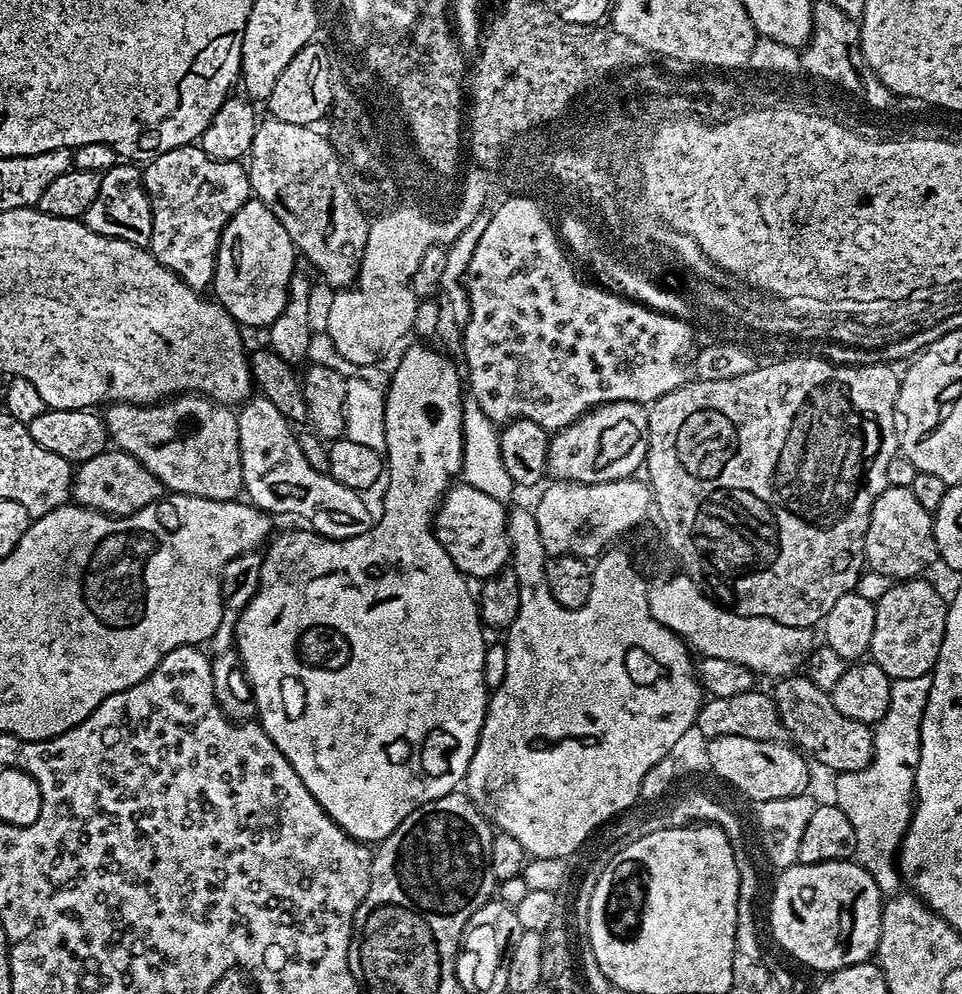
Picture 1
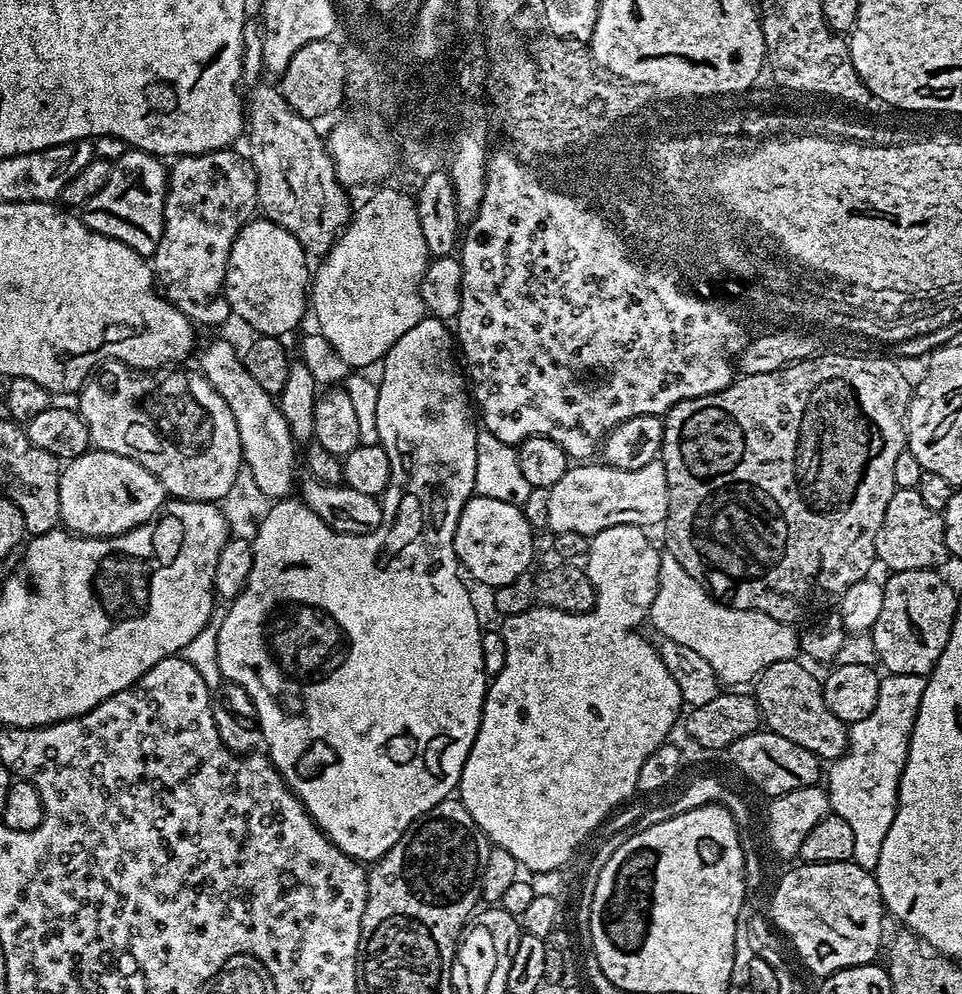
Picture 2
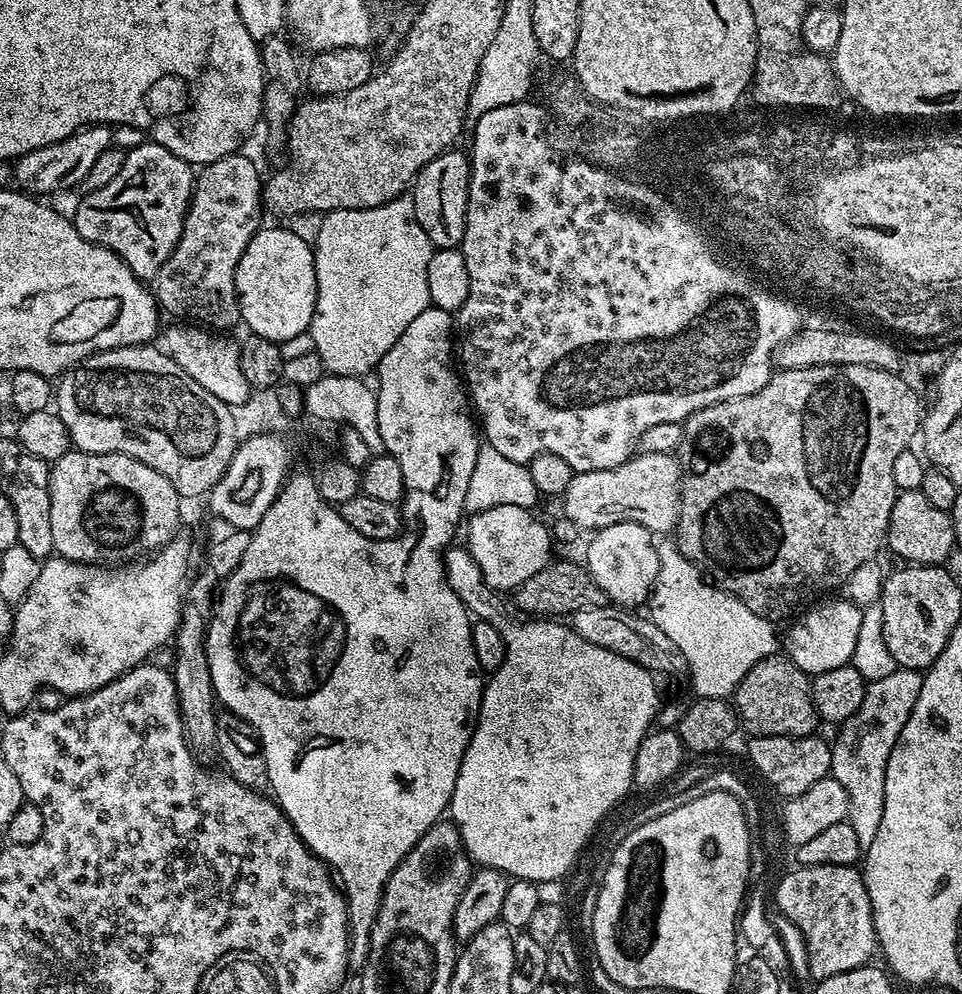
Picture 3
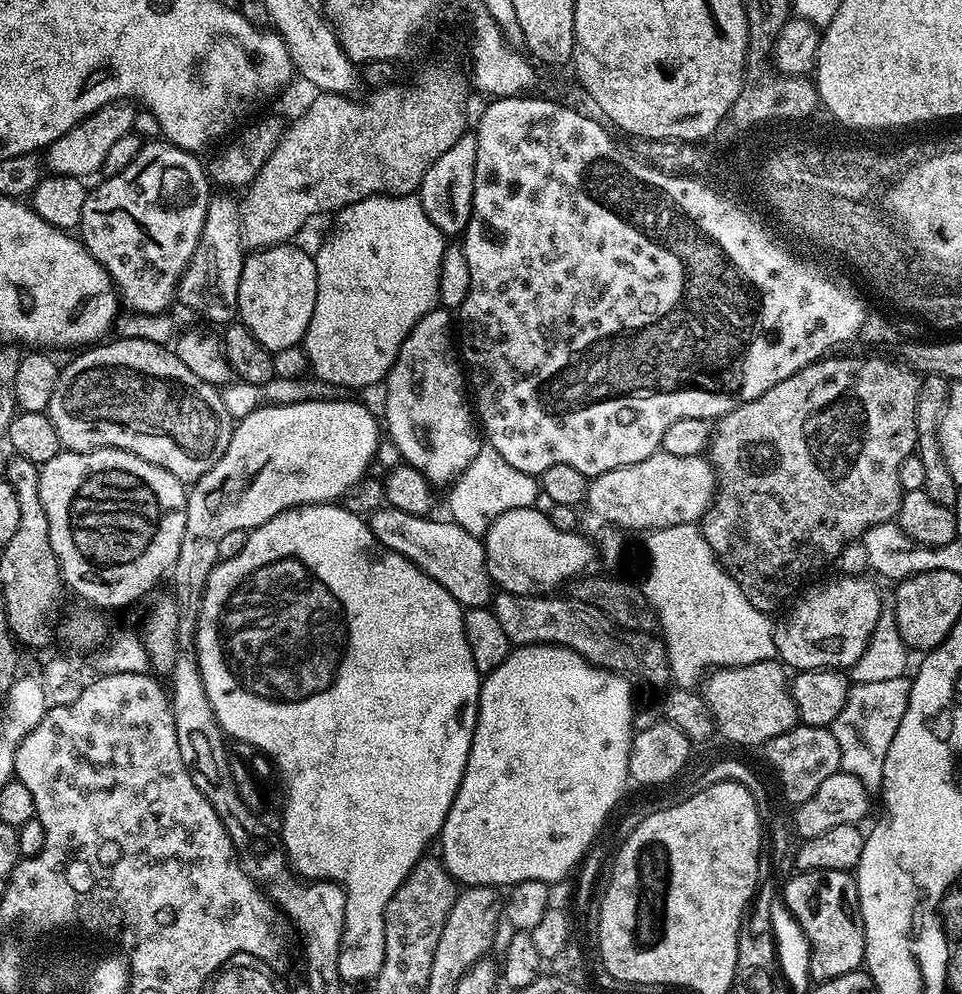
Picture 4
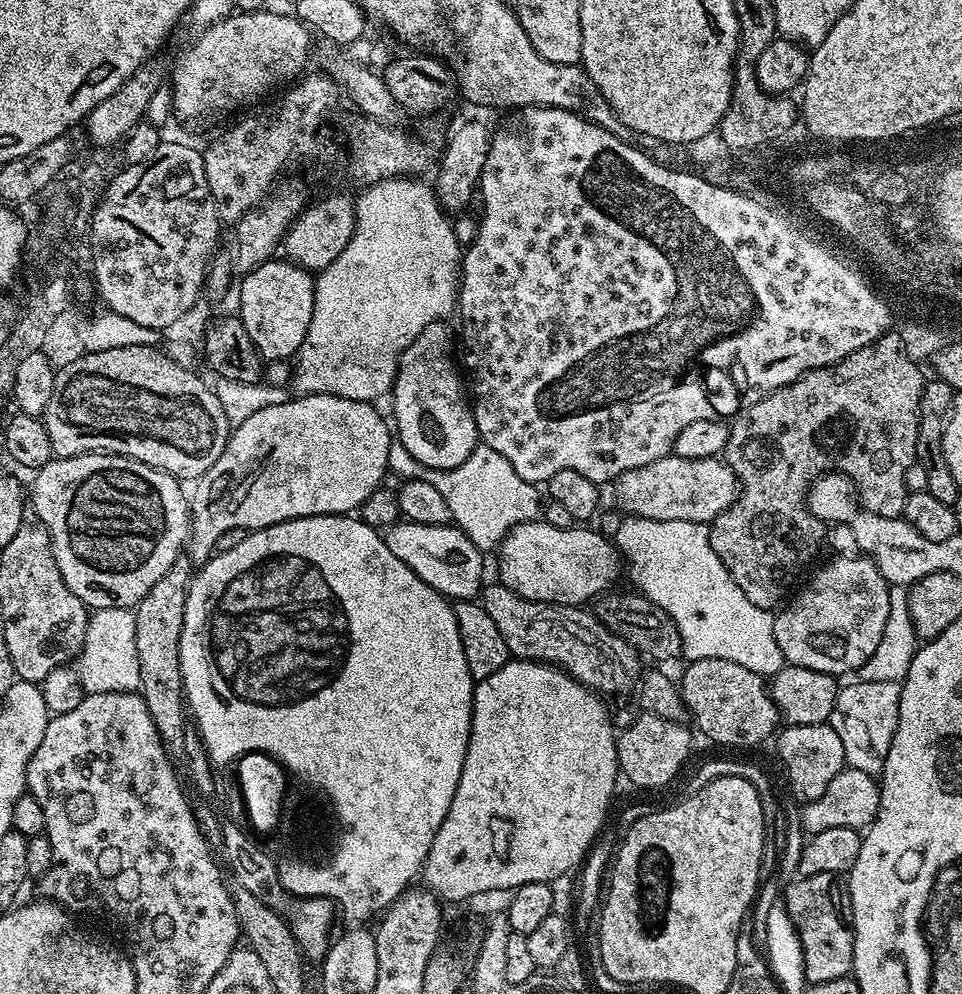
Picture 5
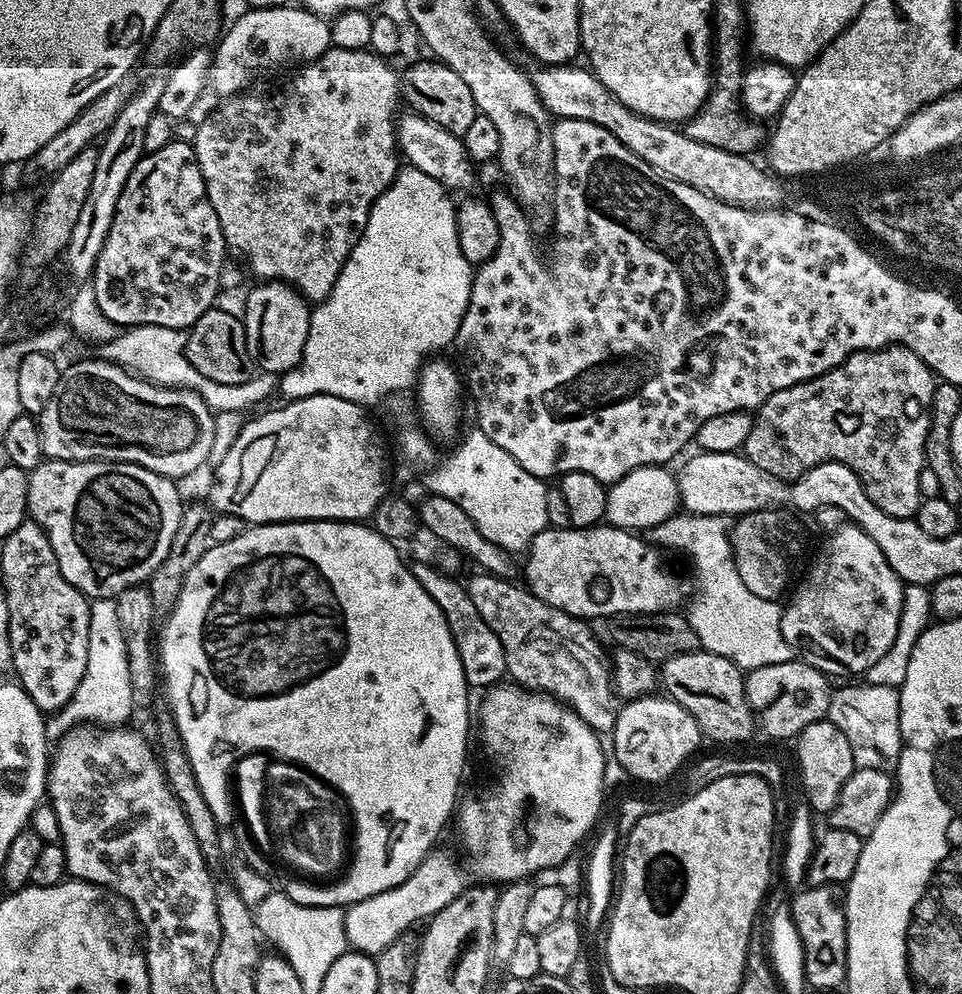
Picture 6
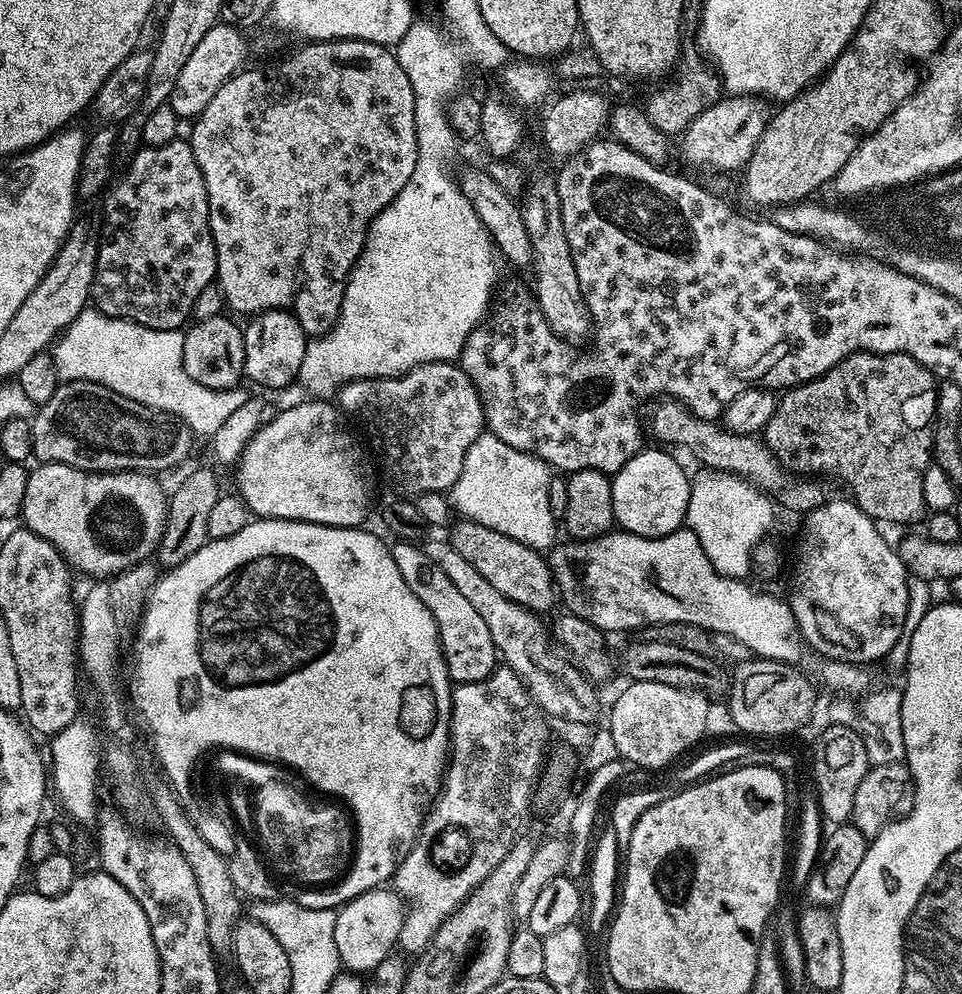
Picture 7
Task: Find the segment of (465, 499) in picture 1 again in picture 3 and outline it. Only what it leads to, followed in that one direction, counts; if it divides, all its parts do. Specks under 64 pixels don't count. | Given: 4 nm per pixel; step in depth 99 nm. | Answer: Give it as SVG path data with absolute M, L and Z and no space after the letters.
M494 506L469 519L472 521L468 524L467 550L474 562L478 562L482 578L501 594L520 588L522 582L534 578L534 574L548 567L553 559L554 545L549 525L532 515L536 514L522 506Z

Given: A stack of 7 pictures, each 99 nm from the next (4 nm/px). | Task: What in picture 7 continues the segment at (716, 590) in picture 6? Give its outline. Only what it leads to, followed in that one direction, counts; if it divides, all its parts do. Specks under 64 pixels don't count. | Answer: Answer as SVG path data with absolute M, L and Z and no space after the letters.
M700 470L697 476L691 477L686 526L698 534L698 542L702 542L706 558L710 558L718 574L744 578L752 566L753 548L772 528L772 508L773 501L761 489L739 476Z

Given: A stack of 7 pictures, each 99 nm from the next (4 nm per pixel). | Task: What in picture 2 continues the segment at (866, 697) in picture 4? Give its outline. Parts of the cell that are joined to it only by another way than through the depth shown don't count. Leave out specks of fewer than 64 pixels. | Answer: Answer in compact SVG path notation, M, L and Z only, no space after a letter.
M918 674L885 675L878 686L878 702L874 710L870 710L862 722L854 722L849 727L848 749L831 761L829 768L832 769L826 772L828 807L849 824L854 834L851 861L869 870L878 866L878 854L882 854L886 830L890 830L890 822L894 822L902 770L908 761L914 722L927 685L927 679Z

